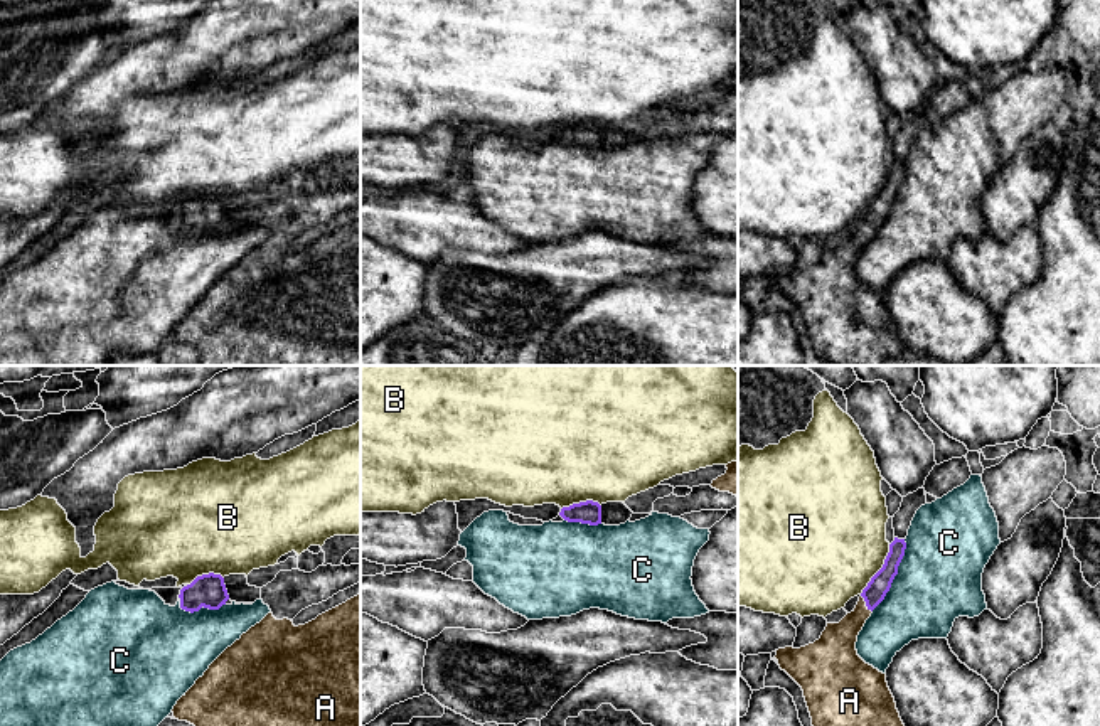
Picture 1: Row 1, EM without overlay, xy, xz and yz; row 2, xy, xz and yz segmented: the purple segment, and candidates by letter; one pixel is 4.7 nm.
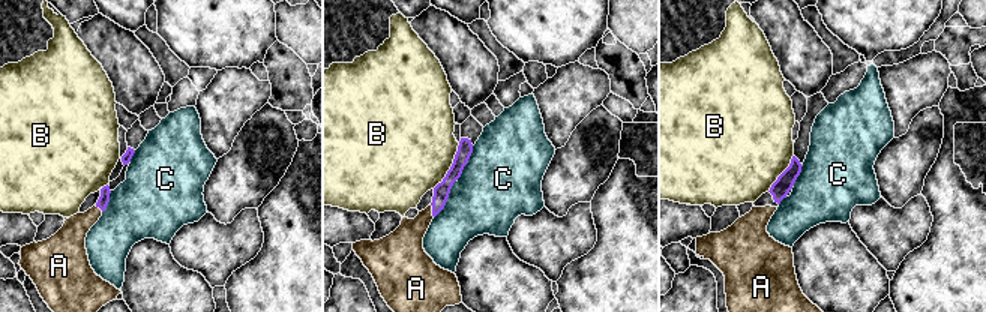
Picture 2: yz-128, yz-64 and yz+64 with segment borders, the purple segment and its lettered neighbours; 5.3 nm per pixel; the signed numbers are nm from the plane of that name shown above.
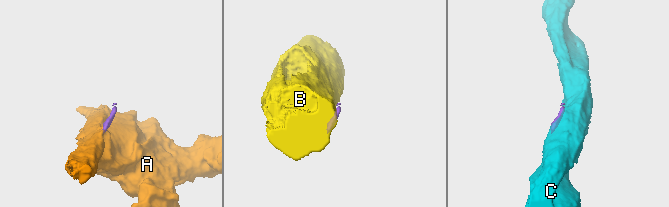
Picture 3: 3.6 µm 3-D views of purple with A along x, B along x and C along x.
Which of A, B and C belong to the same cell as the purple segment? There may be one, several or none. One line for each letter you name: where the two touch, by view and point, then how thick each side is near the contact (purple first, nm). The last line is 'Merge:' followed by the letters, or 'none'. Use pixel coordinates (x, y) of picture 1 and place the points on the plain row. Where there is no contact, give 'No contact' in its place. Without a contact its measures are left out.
A: Touches purple at yz (866, 226). Thickness 100 nm (purple) against 180 nm
Merge: A

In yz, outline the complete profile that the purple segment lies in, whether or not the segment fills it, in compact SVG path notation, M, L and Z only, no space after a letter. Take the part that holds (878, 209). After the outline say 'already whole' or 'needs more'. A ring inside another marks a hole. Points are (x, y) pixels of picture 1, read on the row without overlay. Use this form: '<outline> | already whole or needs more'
M894 160L883 190L862 212L856 231L839 246L827 246L820 261L800 271L778 271L775 281L804 313L817 355L832 366L883 366L889 357L905 354L886 296L866 286L856 273L857 258L873 232L884 222L905 179L905 162Z | needs more

